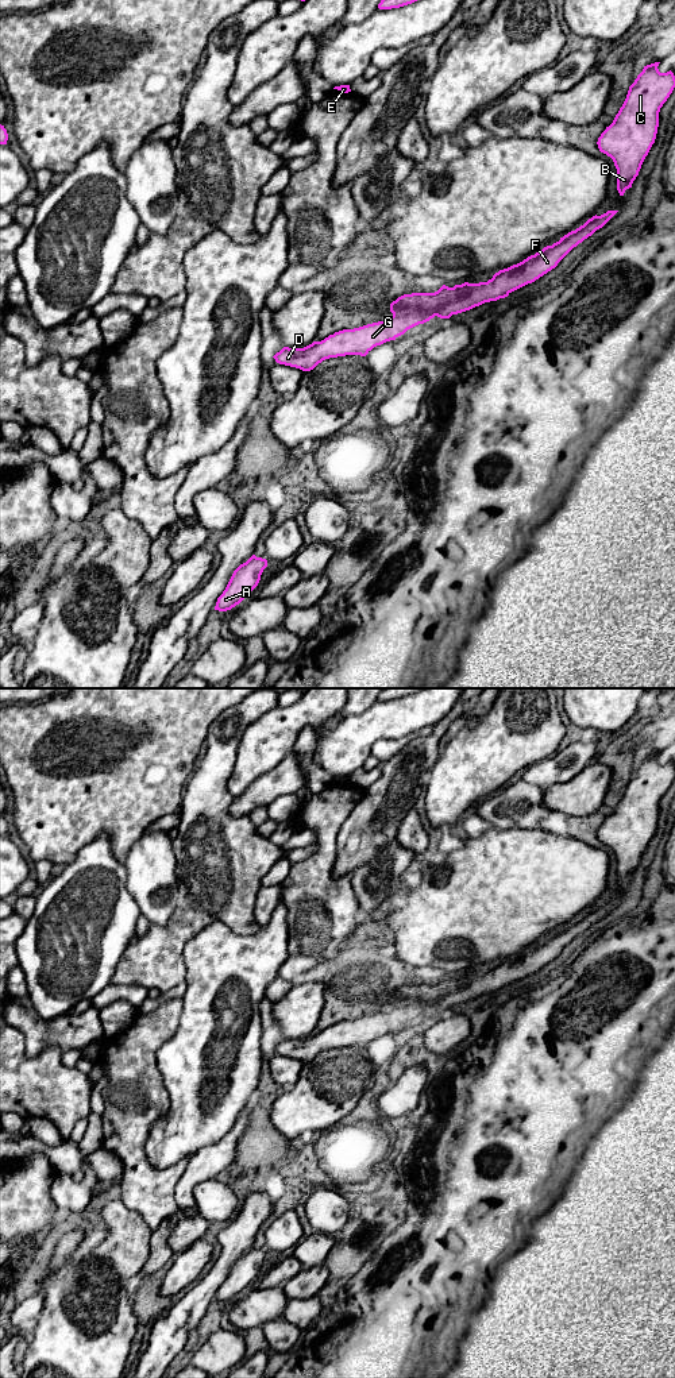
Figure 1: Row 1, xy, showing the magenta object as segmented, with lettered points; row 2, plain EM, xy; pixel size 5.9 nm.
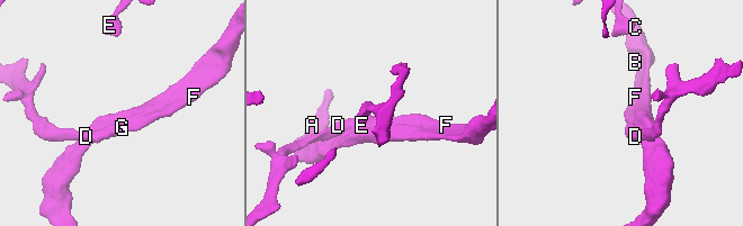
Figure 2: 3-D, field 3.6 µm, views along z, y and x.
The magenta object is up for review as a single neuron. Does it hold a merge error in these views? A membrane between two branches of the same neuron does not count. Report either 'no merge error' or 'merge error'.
no merge error

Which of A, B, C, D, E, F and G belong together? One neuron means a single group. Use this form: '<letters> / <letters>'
A B C D E F G

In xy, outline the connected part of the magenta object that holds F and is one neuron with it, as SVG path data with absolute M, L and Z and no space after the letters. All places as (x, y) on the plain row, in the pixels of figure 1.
M608 902L601 907L593 907L552 937L544 938L517 956L500 961L487 973L464 973L454 979L443 976L435 984L404 985L390 995L393 1005L383 1012L335 1023L304 1039L284 1038L273 1049L279 1055L310 1062L329 1049L366 1047L374 1038L396 1031L408 1020L424 1015L435 1007L450 1010L452 1005L470 1001L485 993L505 989L512 983L535 973L555 960L574 938L602 919L617 903Z

